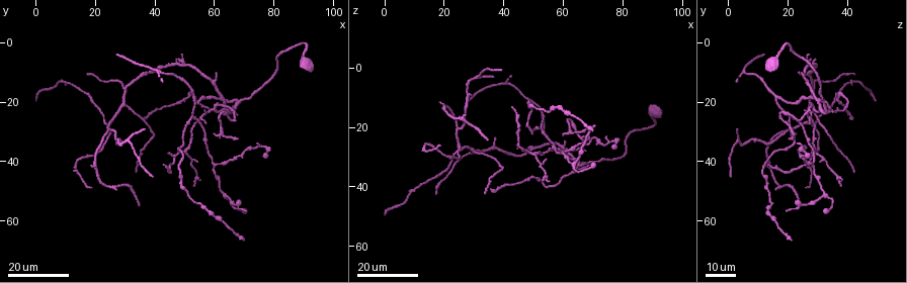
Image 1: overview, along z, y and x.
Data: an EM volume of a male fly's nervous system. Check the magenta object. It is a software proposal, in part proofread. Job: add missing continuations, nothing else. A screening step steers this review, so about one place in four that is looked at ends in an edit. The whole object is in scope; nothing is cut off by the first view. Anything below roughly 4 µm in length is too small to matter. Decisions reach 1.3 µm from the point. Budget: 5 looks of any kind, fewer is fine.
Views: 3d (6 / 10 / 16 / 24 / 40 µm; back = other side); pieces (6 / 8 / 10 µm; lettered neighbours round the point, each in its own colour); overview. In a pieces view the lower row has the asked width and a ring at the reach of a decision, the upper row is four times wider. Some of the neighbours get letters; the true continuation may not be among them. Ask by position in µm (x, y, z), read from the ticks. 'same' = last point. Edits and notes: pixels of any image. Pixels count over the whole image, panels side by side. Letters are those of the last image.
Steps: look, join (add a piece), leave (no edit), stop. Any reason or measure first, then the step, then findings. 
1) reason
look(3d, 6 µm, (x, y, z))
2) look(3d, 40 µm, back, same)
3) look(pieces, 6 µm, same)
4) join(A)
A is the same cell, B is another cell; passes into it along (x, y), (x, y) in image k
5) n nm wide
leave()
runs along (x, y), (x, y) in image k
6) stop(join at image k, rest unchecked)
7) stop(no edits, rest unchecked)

branch stops here
look(3d, 24 µm, (27, 4, 11))

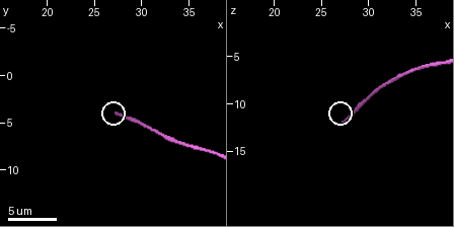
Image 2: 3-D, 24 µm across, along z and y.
what lies round it
look(pieces, 6 µm, (27.4, 4.2, 12.0))

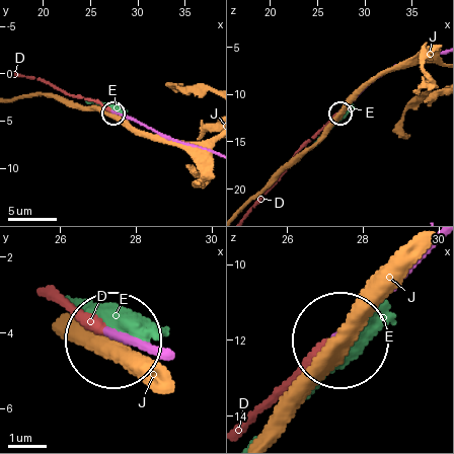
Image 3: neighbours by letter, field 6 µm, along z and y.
join(D)
D is the same cell, E and J are other cells; passes into it along (156, 354), (88, 328), (50, 299) in image 3; the cell continues

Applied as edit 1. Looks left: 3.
look(overview)

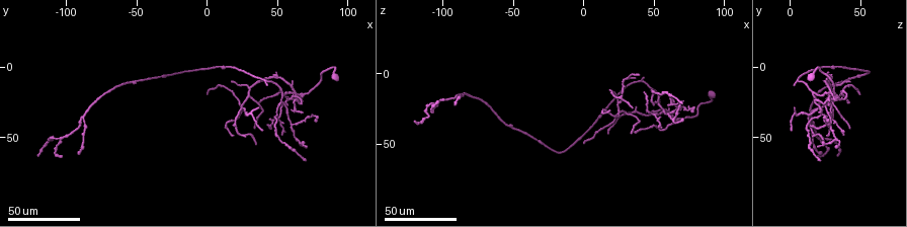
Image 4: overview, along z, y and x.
an open end
look(3d, 24 µm, (42, 14, 2))

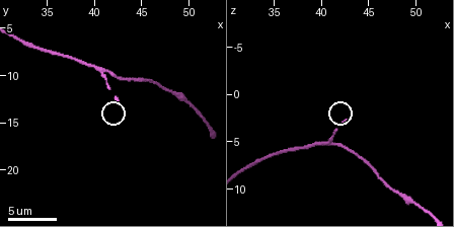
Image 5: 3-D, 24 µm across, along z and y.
look(pieces, 6 µm, (42.8, 13.0, 2.6))

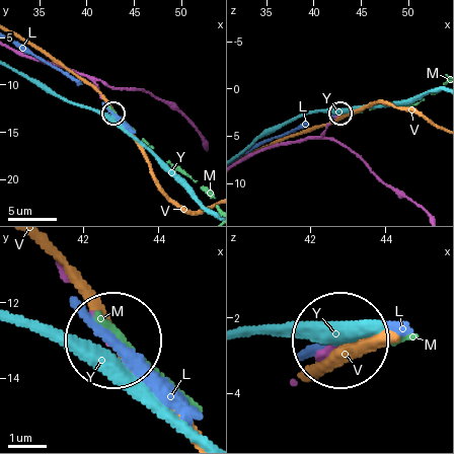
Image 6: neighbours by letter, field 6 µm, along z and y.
170 nm wide
leave()
L, M, V and Y are other cells; runs along (61, 270), (103, 334) in image 6; none of them fits

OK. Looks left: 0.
stop(join at image 3, rest unchecked)

